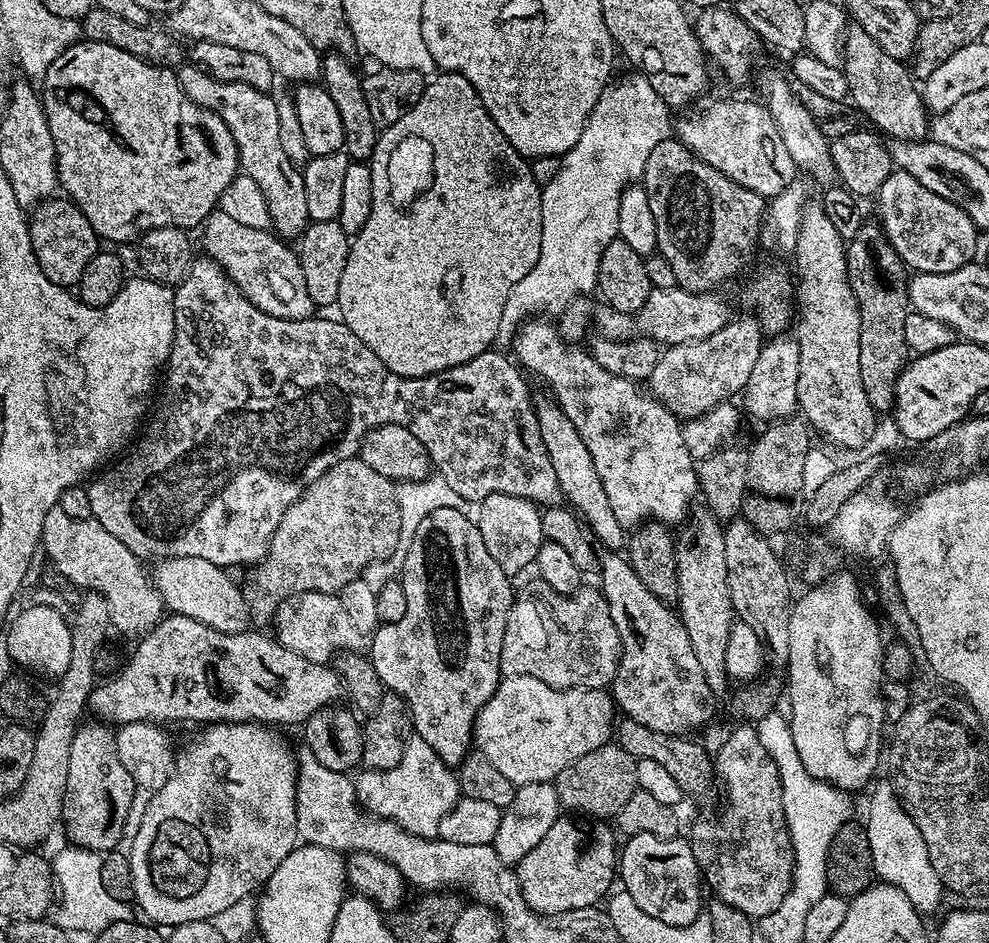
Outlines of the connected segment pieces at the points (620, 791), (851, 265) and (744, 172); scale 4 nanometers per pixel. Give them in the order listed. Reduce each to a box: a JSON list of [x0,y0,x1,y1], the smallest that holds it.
[[554,742,638,818],[847,223,910,413],[674,100,798,198]]

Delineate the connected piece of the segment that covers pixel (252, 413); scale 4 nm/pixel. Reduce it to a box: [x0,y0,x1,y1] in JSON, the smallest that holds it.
[87,258,561,570]

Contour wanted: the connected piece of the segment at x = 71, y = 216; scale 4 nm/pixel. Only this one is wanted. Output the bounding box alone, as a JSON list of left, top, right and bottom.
[28,198,102,290]

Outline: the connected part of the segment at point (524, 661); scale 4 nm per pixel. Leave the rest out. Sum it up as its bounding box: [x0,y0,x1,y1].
[500,579,620,689]

